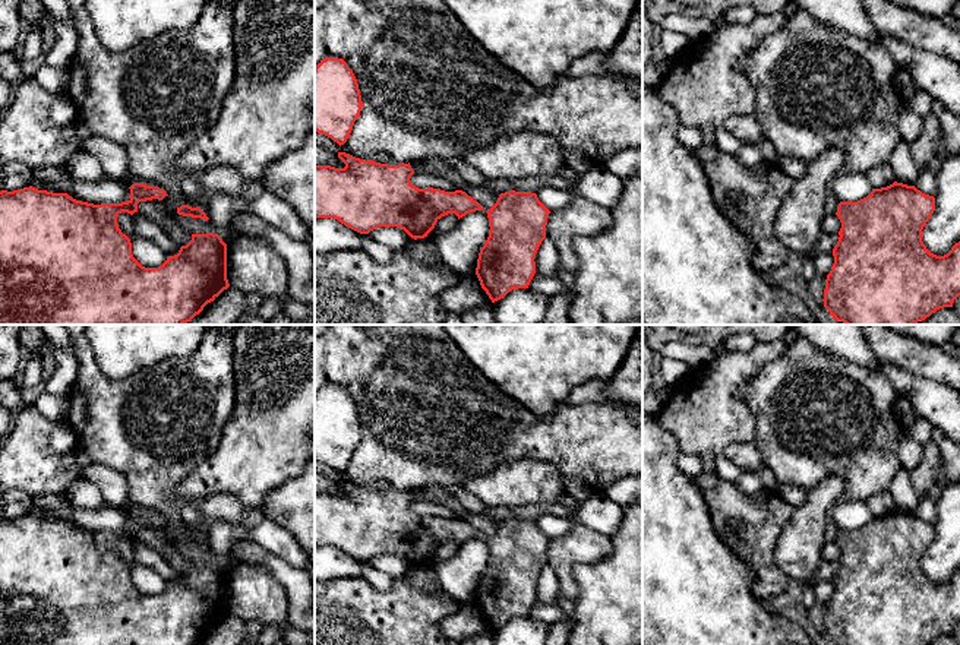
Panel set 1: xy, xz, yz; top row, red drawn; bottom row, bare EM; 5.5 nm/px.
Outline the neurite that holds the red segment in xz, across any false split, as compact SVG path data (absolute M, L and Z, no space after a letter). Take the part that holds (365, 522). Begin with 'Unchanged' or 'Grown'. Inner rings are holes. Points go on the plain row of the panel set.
Unchanged. M338 480L338 486L345 491L344 496L315 493L315 546L338 547L360 562L369 562L379 554L397 554L417 567L427 565L436 550L448 541L455 541L460 547L470 540L483 538L481 532L462 518L445 519L413 513L410 506L414 497L410 490L388 493L345 480Z

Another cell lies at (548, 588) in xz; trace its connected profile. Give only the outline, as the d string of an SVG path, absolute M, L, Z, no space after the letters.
M544 566L536 581L536 600L540 603L555 603L560 594L560 584L550 566Z

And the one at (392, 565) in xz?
M379 554L370 559L369 563L375 569L392 576L394 579L404 576L411 567L411 565L404 557L397 554Z

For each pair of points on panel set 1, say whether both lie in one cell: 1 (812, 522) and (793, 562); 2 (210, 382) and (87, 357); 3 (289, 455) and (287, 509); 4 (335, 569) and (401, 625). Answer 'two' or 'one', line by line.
1: one
2: one
3: two
4: two

